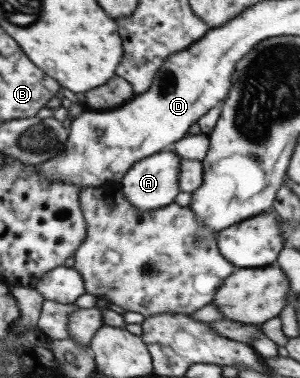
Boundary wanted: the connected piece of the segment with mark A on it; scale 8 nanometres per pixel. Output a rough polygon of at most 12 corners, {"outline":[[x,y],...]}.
{"outline":[[181,157],[136,161],[115,185],[132,208],[164,208],[179,194]]}

